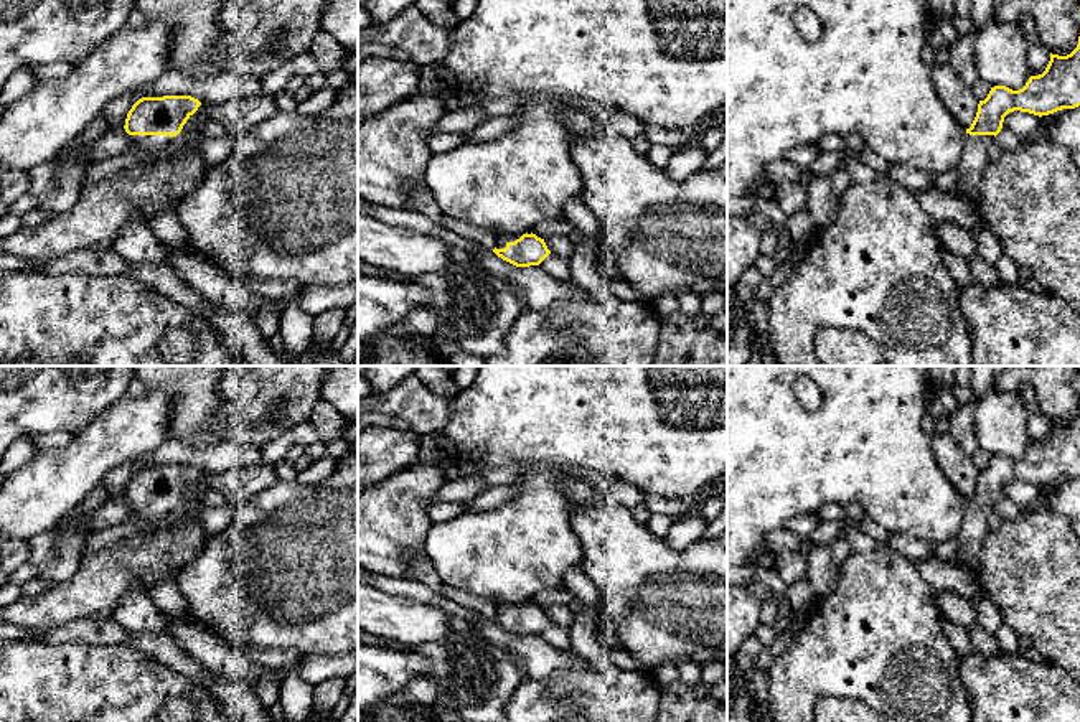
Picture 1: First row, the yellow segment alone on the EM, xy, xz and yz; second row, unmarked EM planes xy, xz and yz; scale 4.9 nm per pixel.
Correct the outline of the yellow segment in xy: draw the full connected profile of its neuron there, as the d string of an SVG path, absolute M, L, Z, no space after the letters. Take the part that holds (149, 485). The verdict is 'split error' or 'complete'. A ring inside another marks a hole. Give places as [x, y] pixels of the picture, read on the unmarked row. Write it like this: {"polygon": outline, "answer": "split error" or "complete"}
{"polygon": "M191 465L142 466L127 483L125 501L132 506L127 521L140 527L139 534L152 534L162 519L181 501L201 471Z", "answer": "split error"}

